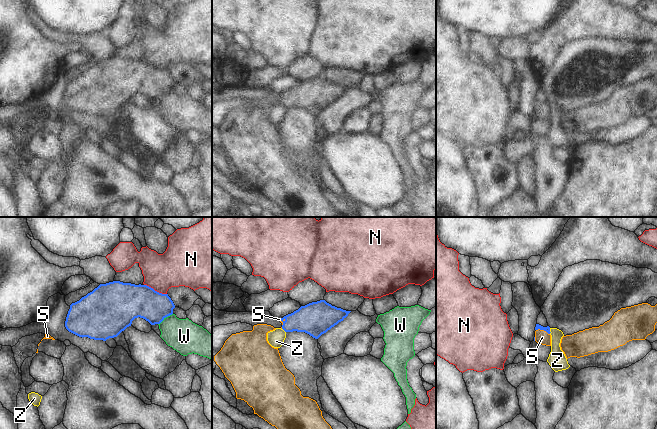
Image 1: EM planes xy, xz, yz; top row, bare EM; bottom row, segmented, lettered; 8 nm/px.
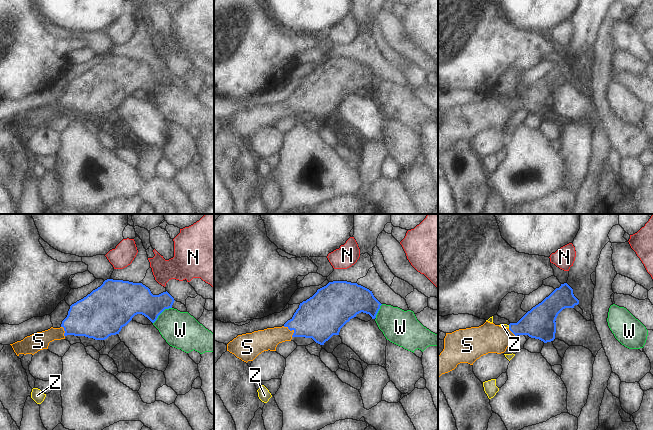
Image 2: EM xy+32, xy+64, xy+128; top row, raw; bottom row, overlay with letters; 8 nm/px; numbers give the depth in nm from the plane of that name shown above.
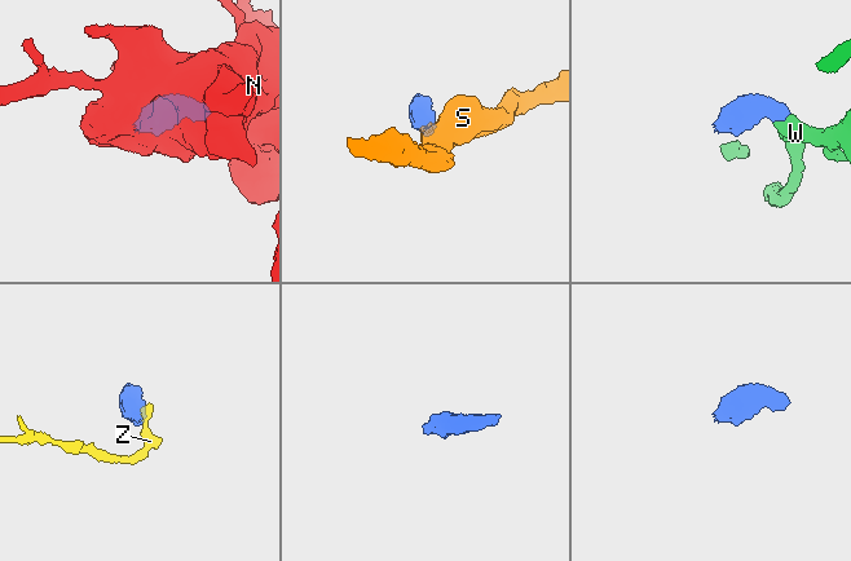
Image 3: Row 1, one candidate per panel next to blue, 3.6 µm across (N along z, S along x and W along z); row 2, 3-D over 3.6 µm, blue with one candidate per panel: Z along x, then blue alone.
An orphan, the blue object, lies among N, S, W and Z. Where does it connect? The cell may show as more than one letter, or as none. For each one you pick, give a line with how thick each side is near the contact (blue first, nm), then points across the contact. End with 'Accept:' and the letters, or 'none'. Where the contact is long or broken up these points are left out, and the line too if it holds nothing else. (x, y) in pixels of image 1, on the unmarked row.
S: 50/110 nm | across yz (547, 105), (543, 105), (542, 113)
Accept: S

